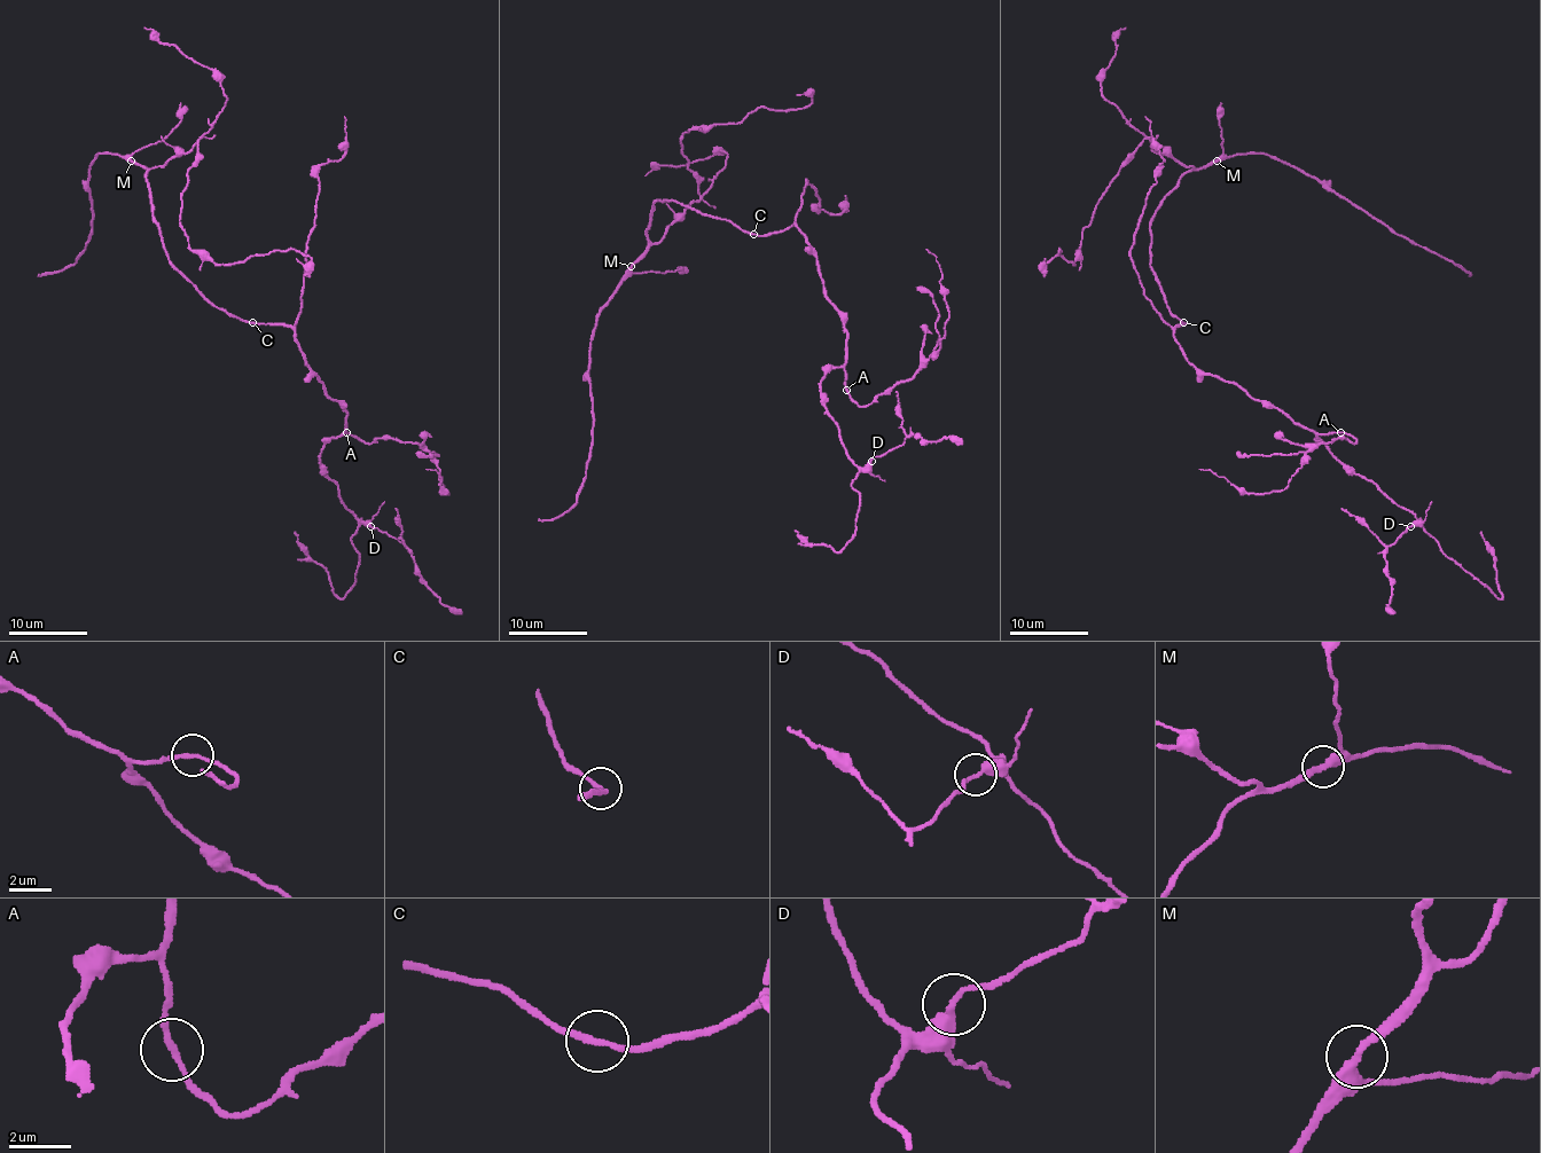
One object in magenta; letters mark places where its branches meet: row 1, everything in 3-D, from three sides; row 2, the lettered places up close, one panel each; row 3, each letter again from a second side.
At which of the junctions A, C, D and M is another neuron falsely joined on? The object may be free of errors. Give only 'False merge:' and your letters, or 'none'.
False merge: none

